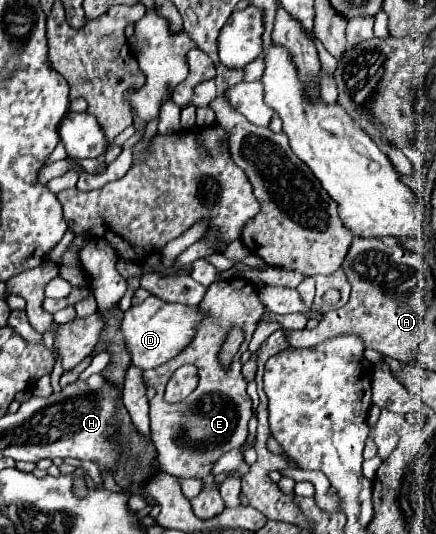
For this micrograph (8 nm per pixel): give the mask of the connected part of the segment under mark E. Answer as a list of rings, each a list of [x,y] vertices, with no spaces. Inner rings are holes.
[[[222,280],[208,286],[202,302],[198,304],[204,318],[198,324],[196,336],[192,342],[172,360],[164,362],[162,366],[156,366],[152,370],[144,370],[142,378],[148,390],[154,390],[154,398],[150,400],[150,430],[152,440],[158,450],[158,462],[162,470],[168,474],[176,474],[178,478],[200,478],[204,480],[204,490],[198,494],[198,498],[192,498],[192,510],[198,518],[214,518],[218,516],[226,506],[214,488],[214,476],[210,474],[214,462],[228,450],[238,448],[248,438],[248,420],[252,418],[252,400],[246,392],[246,380],[240,372],[240,356],[234,356],[228,370],[220,364],[220,350],[226,342],[226,336],[232,328],[242,328],[244,342],[240,346],[240,352],[248,348],[248,342],[252,338],[252,332],[256,330],[256,324],[262,320],[262,314],[266,312],[266,306],[258,298],[258,288],[244,280]],[[184,364],[194,364],[200,374],[198,388],[186,398],[186,402],[180,402],[178,406],[170,406],[164,402],[164,388],[170,380],[170,376]]]

